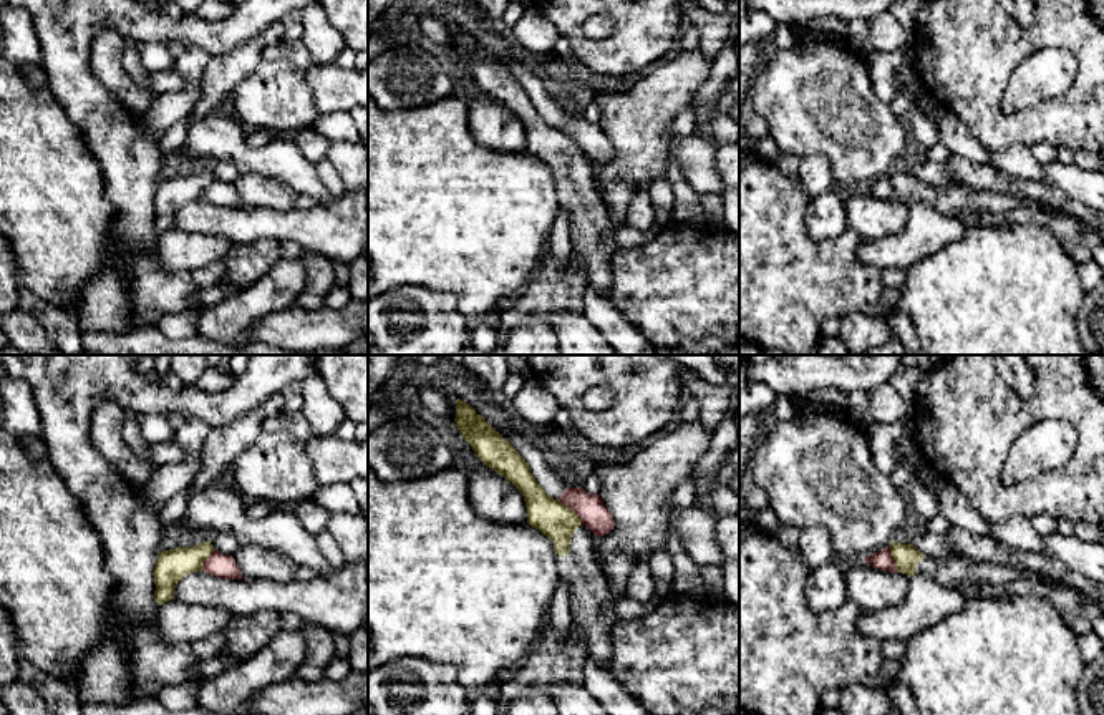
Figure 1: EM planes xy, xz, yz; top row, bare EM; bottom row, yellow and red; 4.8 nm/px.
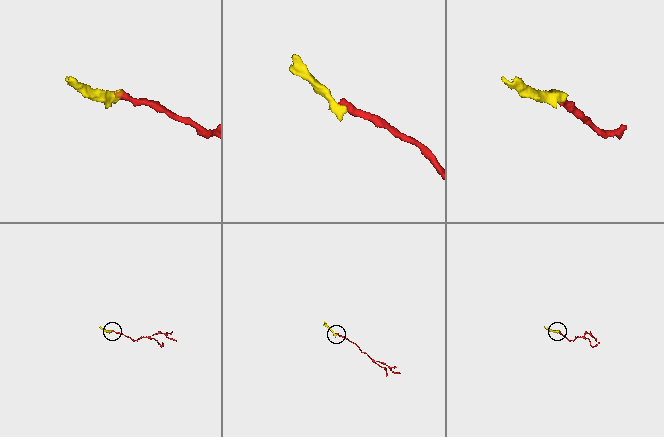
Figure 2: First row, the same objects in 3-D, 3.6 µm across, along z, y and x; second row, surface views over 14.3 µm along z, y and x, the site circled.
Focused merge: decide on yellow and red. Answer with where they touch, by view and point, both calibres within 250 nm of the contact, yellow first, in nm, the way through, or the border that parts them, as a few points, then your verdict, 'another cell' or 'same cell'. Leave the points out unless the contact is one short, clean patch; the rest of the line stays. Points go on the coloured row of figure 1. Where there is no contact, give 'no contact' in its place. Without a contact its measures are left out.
xz (571, 510) | 180/140 nm | along xz (557, 500), (582, 523) | another cell

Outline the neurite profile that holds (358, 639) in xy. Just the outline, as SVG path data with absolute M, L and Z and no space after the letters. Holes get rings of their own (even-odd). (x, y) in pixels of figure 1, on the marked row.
M363 625L350 635L348 662L355 672L368 672L368 629Z

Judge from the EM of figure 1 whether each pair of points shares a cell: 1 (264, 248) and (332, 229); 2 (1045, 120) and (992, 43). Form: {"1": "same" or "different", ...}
{"1": "different", "2": "same"}

